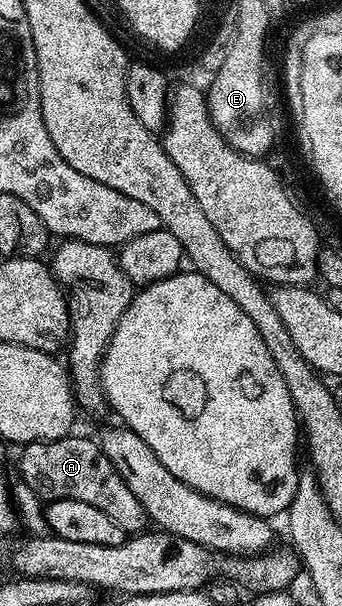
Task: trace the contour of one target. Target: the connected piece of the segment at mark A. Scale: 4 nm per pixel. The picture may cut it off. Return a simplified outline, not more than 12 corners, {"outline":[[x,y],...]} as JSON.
{"outline":[[91,440],[24,444],[20,482],[144,532],[135,493]]}

